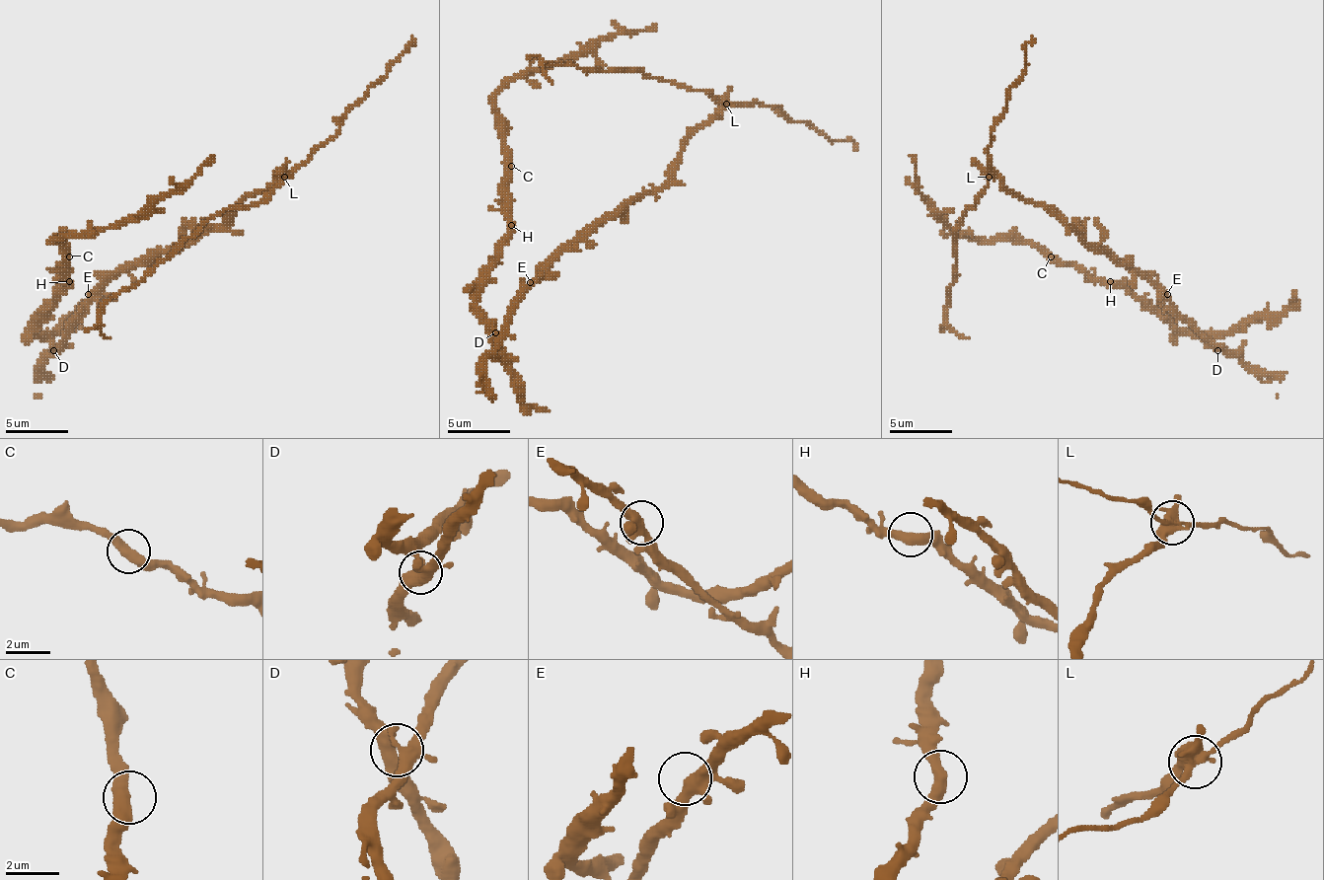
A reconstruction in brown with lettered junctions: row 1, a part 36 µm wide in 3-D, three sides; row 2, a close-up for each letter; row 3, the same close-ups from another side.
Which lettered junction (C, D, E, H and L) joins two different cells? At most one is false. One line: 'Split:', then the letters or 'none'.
Split: L

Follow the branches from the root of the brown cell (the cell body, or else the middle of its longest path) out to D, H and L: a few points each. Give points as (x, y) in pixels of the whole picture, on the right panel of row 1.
D: (1164, 297), (1217, 350)
H: (1164, 297), (1217, 344), (1189, 329), (1173, 329), (1123, 287), (1117, 287), (1110, 281)
L: (1164, 297), (1130, 265), (1120, 265), (1107, 253), (1098, 253), (1041, 206), (1016, 196), (997, 178), (988, 178)

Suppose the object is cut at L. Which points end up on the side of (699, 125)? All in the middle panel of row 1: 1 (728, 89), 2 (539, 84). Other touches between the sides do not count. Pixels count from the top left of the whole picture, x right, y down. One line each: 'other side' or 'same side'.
1: same side
2: same side

